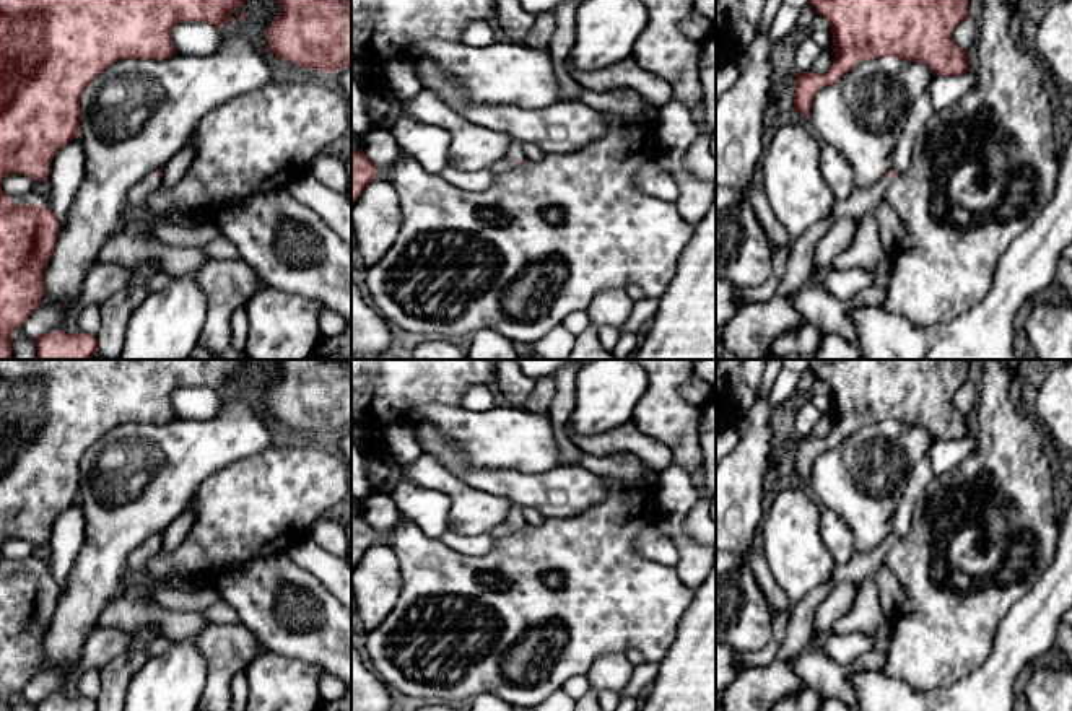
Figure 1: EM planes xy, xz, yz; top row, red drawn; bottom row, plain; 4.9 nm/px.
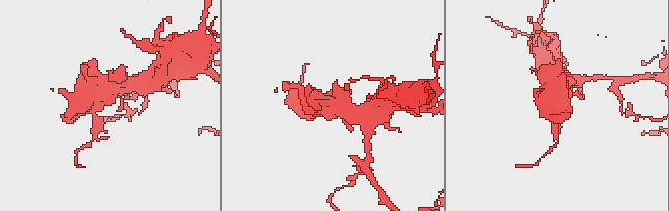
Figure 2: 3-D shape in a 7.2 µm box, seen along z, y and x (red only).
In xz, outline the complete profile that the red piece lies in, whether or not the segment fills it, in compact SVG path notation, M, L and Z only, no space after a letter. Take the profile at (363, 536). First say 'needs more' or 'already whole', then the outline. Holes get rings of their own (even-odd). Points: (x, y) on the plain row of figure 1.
already whole | M351 514L351 571L377 540L377 532L361 514Z

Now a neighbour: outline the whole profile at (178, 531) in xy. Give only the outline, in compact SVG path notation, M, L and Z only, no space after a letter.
M192 498L189 508L181 516L177 516L163 532L163 542L159 552L169 553L176 550L187 539L195 524L195 514L192 511L194 503L195 498Z

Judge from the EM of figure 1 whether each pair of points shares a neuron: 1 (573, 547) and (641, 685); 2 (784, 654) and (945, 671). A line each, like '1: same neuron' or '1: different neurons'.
1: different neurons
2: different neurons

